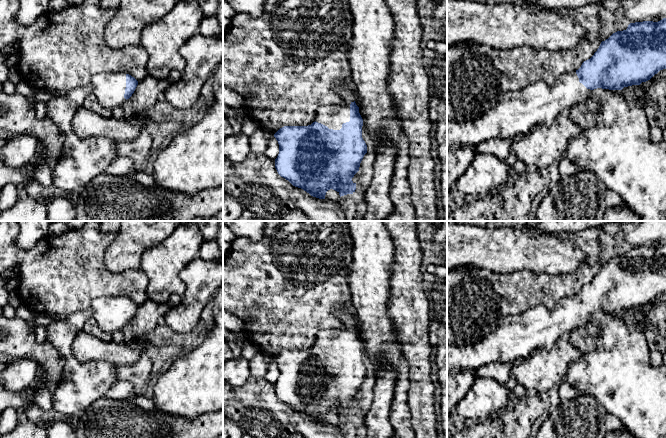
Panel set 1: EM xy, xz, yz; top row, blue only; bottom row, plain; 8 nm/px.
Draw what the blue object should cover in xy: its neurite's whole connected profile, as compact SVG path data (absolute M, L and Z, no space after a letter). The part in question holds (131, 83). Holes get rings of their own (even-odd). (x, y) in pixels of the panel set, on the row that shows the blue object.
M104 72L92 77L93 95L107 109L122 107L134 93L138 81L123 72Z

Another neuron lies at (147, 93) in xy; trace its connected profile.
M174 70L166 78L157 79L147 74L138 85L132 96L126 100L122 108L125 117L137 116L147 112L154 106L160 95L181 78L182 72Z

